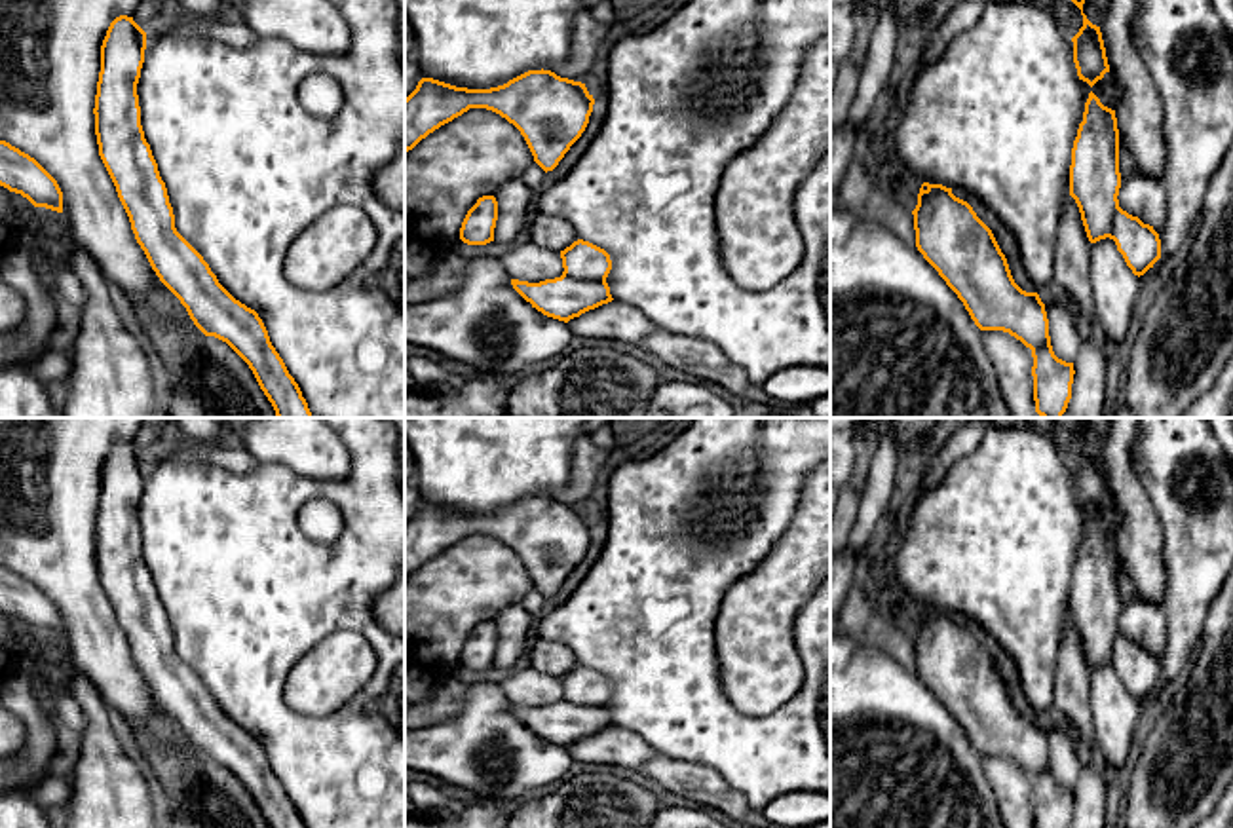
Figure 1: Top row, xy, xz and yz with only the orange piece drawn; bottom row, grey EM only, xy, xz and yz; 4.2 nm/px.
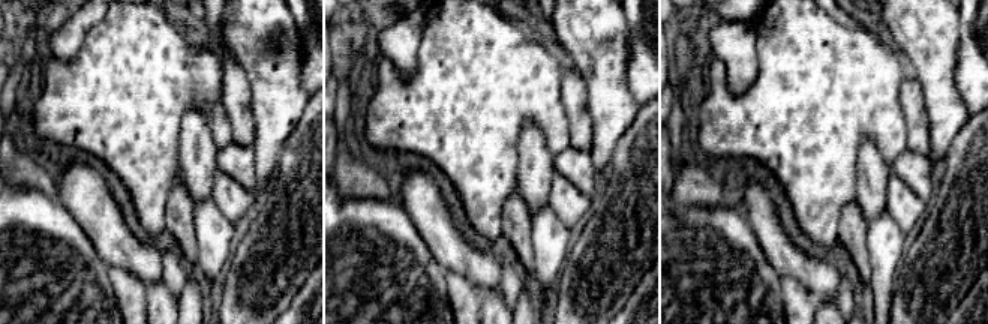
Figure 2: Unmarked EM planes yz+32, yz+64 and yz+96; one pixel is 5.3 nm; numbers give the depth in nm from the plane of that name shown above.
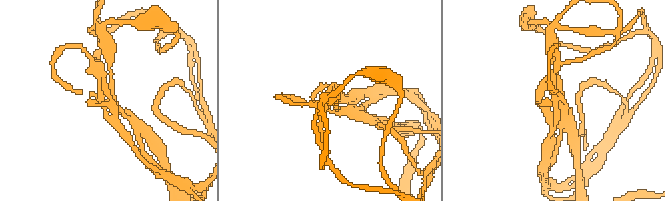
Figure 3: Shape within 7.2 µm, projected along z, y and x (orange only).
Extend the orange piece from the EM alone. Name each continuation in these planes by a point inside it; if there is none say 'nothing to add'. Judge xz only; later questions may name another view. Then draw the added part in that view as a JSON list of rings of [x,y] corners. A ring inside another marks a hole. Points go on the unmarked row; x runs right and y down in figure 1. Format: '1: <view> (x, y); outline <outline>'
1: xz (551, 658); outline [[[538,638],[530,648],[530,667],[553,676],[564,676],[578,667],[576,653],[559,642]]]
2: xz (618, 747); outline [[[617,725],[570,744],[568,752],[579,763],[617,765],[633,771],[640,771],[655,754],[642,737]]]

